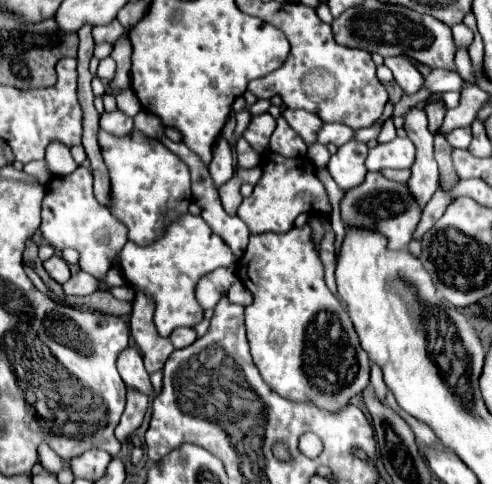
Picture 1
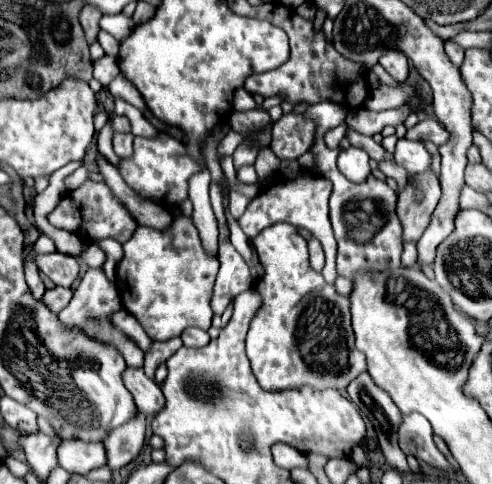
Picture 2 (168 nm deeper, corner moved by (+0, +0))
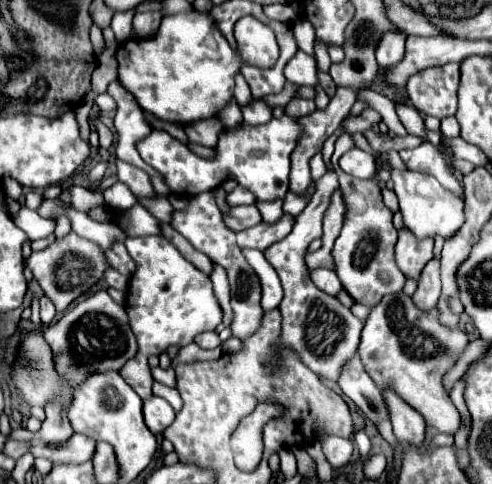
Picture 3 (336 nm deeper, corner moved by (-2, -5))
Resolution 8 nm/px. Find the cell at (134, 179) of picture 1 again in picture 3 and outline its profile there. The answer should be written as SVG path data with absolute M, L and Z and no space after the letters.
M284 115L282 119L272 119L260 127L236 125L234 129L224 129L220 133L220 141L216 145L216 159L208 161L192 153L184 143L168 135L166 131L154 129L148 137L138 141L138 153L152 169L156 169L166 181L170 193L180 197L192 197L204 191L214 191L222 185L230 175L236 175L238 183L250 189L258 201L284 199L288 191L288 169L290 169L290 153L300 137L302 129L296 119Z

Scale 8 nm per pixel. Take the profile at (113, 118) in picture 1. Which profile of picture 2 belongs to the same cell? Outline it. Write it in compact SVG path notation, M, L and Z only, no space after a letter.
M114 134L114 138L112 138L112 142L114 142L114 152L118 154L118 158L130 158L132 156L132 134L120 134L120 136L116 136Z

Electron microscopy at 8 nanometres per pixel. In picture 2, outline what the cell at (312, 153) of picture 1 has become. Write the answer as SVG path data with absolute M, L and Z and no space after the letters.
M342 122L340 126L328 130L328 132L324 134L324 142L326 142L326 146L328 146L328 148L338 148L340 140L346 136L346 128L348 128L346 122Z

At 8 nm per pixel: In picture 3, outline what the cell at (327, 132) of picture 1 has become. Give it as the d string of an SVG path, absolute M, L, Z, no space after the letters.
M380 153L374 155L376 165L388 169L392 173L392 183L394 183L394 191L400 199L400 211L404 215L404 225L416 235L416 237L436 237L442 235L444 239L448 239L450 235L456 233L456 229L460 229L462 225L462 207L464 201L458 199L454 193L446 191L434 177L428 177L424 173L416 173L416 171L400 171L394 169Z

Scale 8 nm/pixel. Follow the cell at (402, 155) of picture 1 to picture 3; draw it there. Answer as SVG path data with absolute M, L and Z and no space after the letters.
M422 143L414 149L400 151L400 157L402 157L402 161L408 169L436 177L442 187L446 187L446 189L458 193L460 197L464 197L462 185L456 179L454 167L452 167L450 159L446 157L446 153L442 151L442 147L436 147L432 143Z

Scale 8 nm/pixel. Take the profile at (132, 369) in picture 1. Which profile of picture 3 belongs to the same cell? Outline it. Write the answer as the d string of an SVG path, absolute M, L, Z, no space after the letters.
M152 395L150 399L144 401L144 419L146 419L148 429L154 435L158 435L174 421L174 409L162 397Z

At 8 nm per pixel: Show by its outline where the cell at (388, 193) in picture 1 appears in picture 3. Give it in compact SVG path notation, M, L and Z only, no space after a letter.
M343 133L335 142L335 150L331 157L334 171L338 175L342 197L346 201L346 221L334 243L332 257L334 257L334 265L336 265L336 275L342 281L344 289L352 295L354 301L372 307L384 295L402 291L404 273L398 269L398 265L394 261L394 245L396 245L398 231L392 225L392 211L382 201L382 193L378 187L378 179L382 179L382 177L378 175L368 181L354 179L354 177L346 175L338 164L342 155L354 147L351 136Z

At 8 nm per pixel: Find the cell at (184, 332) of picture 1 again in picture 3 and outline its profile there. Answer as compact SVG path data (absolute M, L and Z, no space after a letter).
M206 331L198 337L194 337L194 343L198 343L202 349L214 349L220 345L220 337L216 331Z

